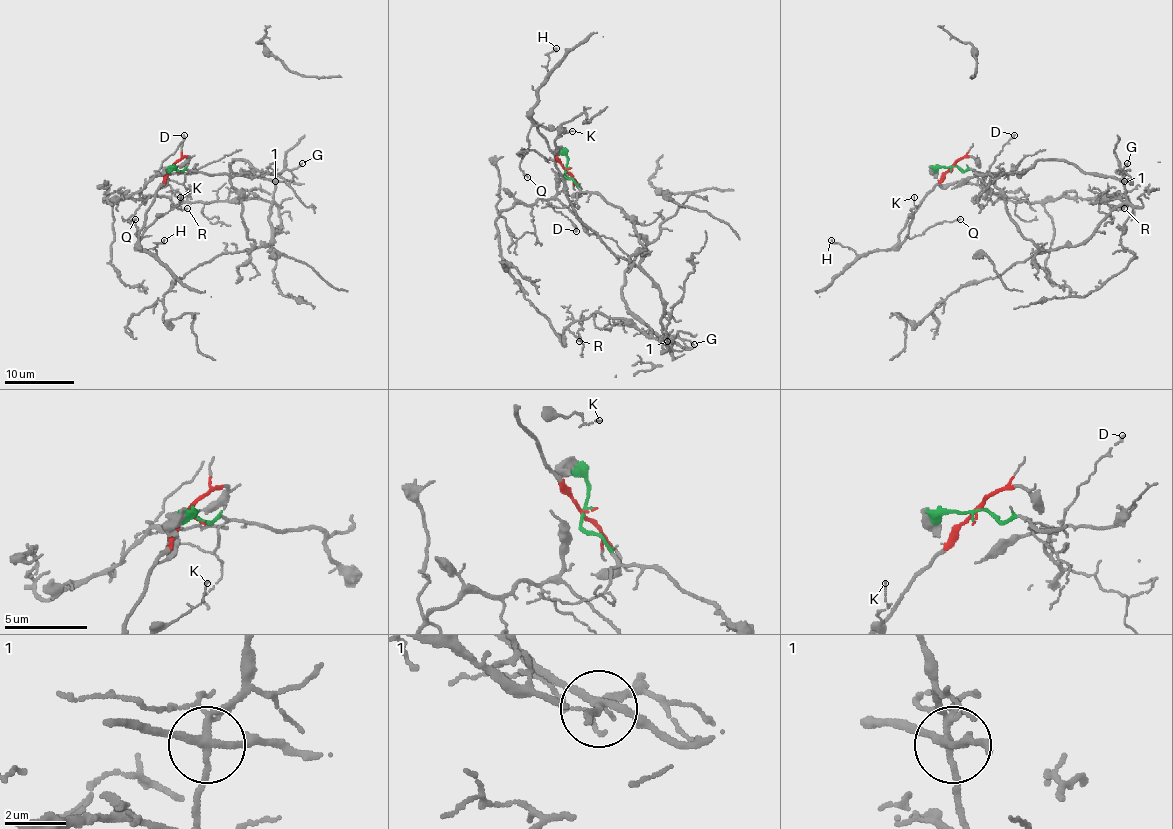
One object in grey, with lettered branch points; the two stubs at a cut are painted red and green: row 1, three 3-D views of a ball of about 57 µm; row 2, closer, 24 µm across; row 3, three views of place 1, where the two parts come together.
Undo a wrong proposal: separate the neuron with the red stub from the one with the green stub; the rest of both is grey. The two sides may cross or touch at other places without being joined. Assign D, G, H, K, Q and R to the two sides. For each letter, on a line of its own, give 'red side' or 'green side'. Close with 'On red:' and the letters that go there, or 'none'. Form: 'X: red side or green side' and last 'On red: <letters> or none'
D: green side
G: green side
H: red side
K: red side
Q: red side
R: green side
On red: H, K, Q

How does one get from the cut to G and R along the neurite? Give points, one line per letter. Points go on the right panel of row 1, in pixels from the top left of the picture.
G: (953, 167), (989, 173), (1010, 221), (1040, 249), (1051, 249), (1080, 245), (1124, 201), (1121, 173), (1128, 163)
R: (953, 167), (989, 173), (1010, 221), (1040, 249), (1080, 245), (1122, 201), (1105, 198), (1096, 203), (1124, 208)

